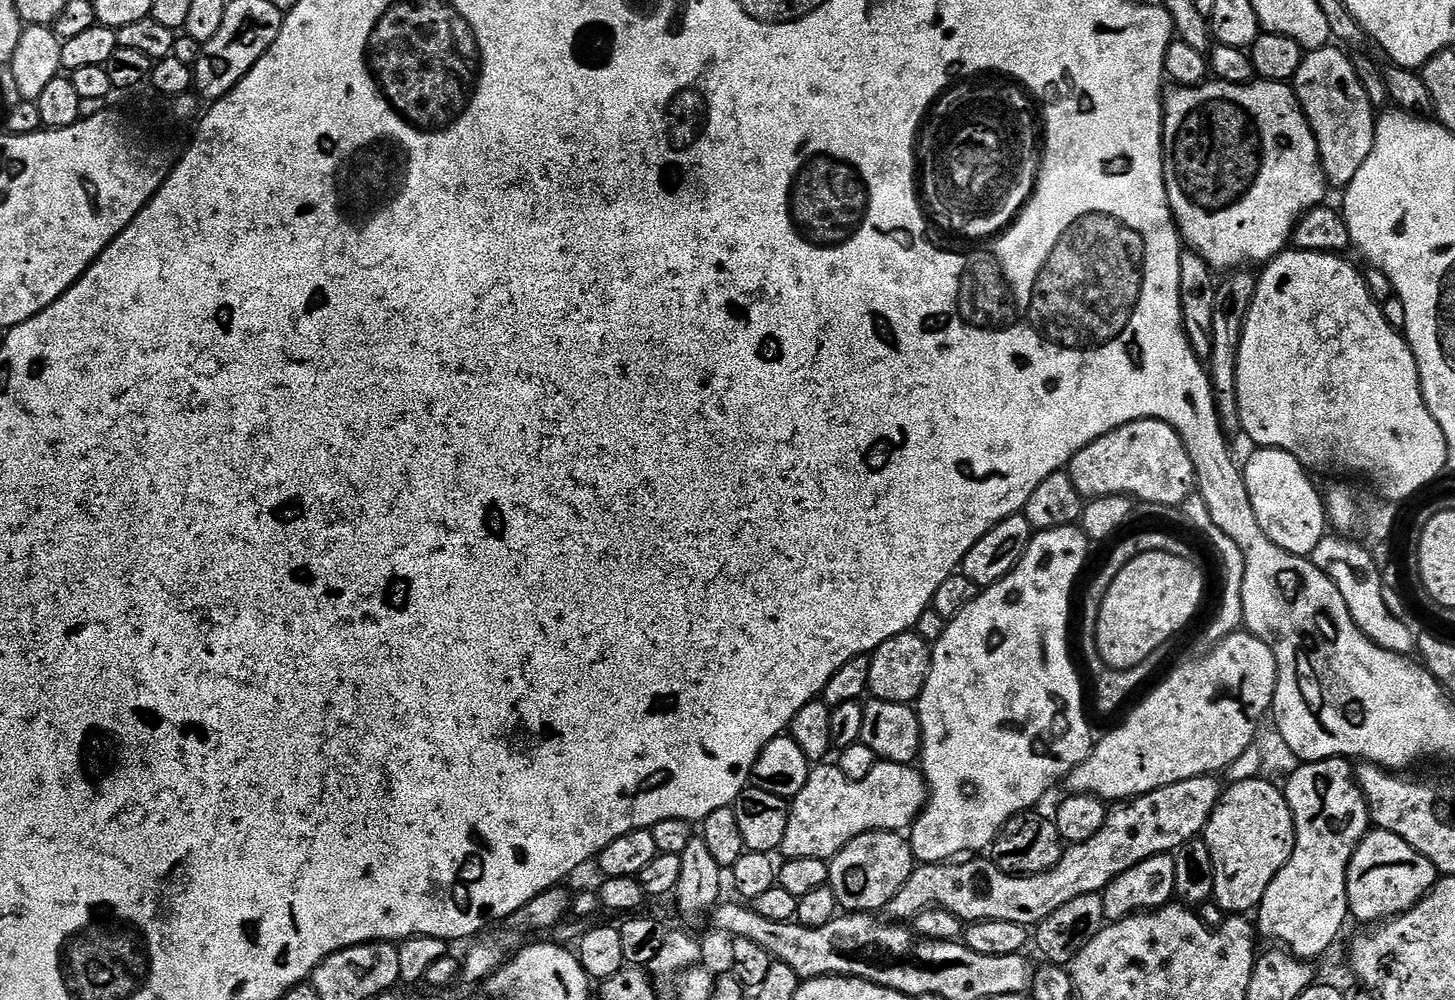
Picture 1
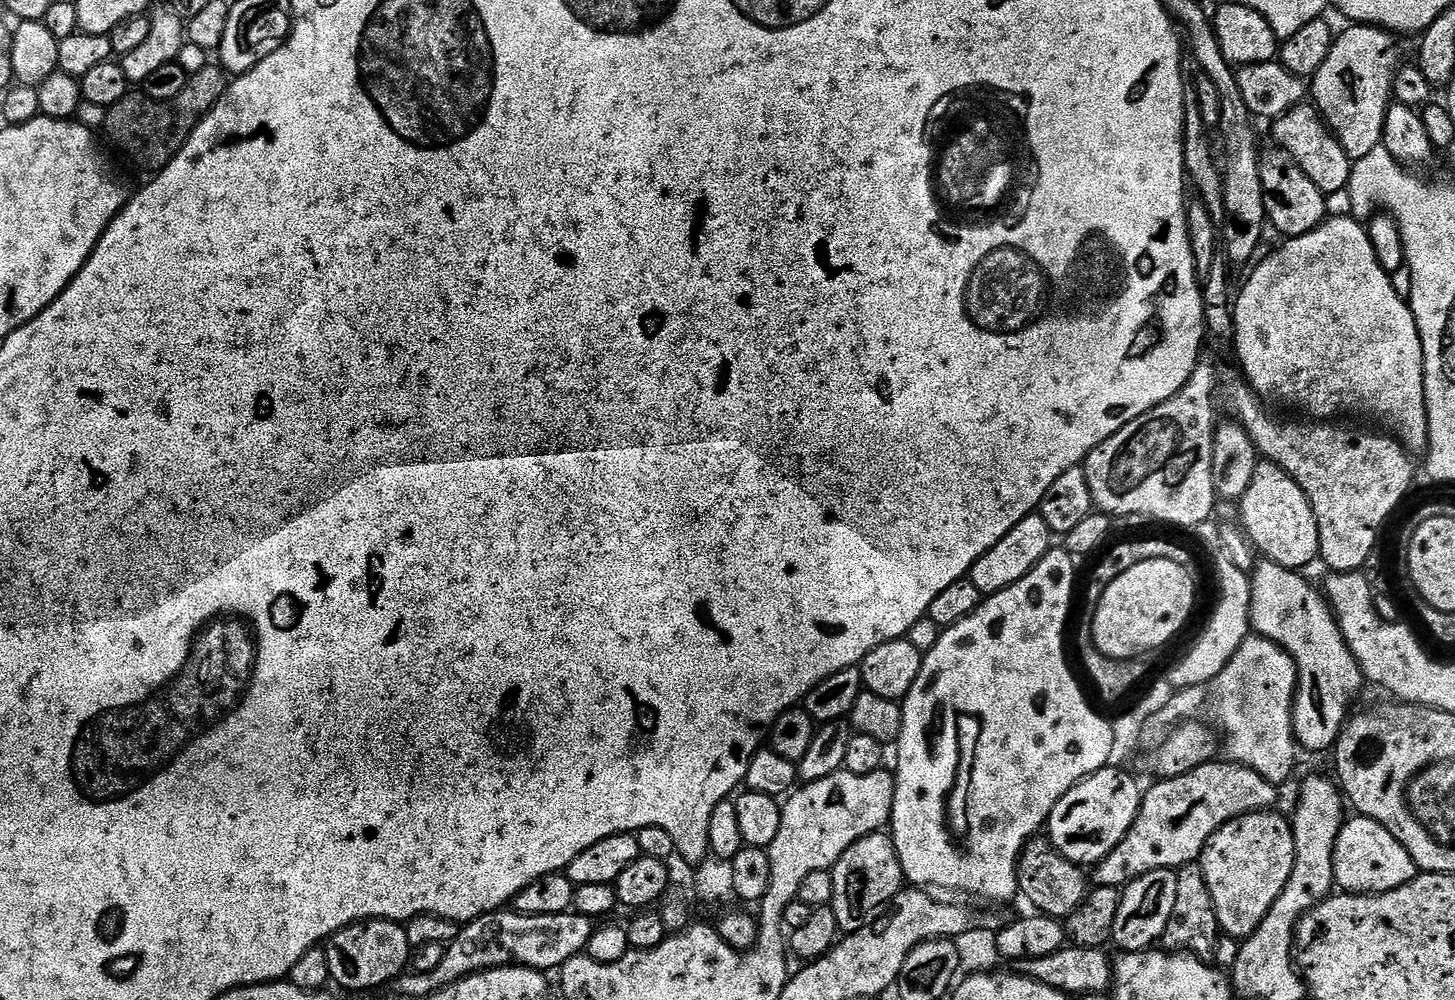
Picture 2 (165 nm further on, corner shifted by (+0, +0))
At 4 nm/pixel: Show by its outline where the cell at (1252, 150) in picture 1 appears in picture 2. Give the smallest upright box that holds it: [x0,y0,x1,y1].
[1271,102,1353,194]

